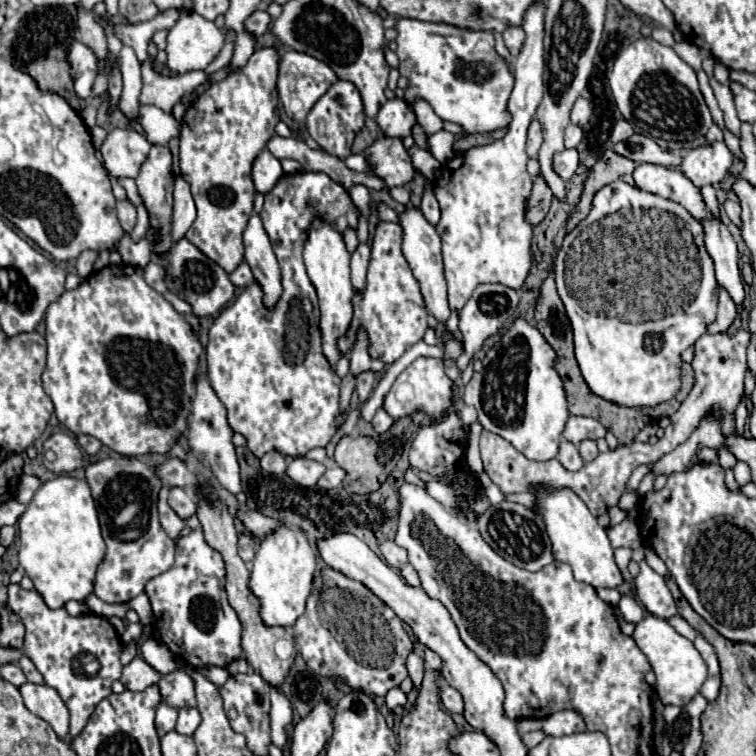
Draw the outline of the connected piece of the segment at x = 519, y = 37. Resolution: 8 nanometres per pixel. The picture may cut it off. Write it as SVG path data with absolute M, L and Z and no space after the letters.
M508 26L502 36L504 36L504 44L510 50L510 54L518 56L518 52L524 44L524 30L520 26Z

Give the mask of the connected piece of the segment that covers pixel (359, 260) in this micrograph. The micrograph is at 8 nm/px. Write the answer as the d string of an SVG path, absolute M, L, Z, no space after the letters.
M360 244L352 254L352 286L356 294L362 294L362 288L366 288L368 262L370 262L370 246Z

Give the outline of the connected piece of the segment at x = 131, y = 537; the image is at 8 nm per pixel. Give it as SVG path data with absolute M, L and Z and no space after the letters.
M106 458L86 468L86 480L98 508L106 556L98 566L94 594L108 604L122 604L144 592L144 586L154 576L166 572L174 564L176 544L166 536L158 522L156 500L162 482L154 470L138 458Z

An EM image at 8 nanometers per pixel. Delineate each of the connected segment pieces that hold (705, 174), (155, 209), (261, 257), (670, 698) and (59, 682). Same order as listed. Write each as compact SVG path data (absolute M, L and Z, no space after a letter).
M712 142L700 150L690 150L682 154L682 172L696 184L716 184L722 182L732 166L732 152L724 142Z
M154 144L144 160L140 174L136 178L138 192L144 200L144 206L150 214L150 224L160 228L160 242L156 252L168 252L172 246L170 240L170 214L172 214L172 154L168 146Z
M258 214L250 216L250 220L242 232L242 238L244 238L244 248L246 248L244 260L252 268L256 282L260 282L260 286L264 288L264 304L268 308L272 308L282 294L280 268L278 268L276 256L272 252L270 238L268 238Z
M646 616L636 624L634 630L634 642L636 646L646 654L654 674L656 674L656 692L662 700L662 704L674 704L674 706L684 706L688 700L692 700L702 682L706 680L706 664L694 644L680 636L666 620L658 616Z
M20 584L8 586L8 608L18 614L26 626L22 652L34 662L44 676L44 682L58 690L70 710L70 738L78 736L86 726L86 720L90 720L90 712L94 712L100 700L110 696L112 682L122 674L120 636L106 618L92 612L70 616L66 608L52 610L38 592L22 590Z

